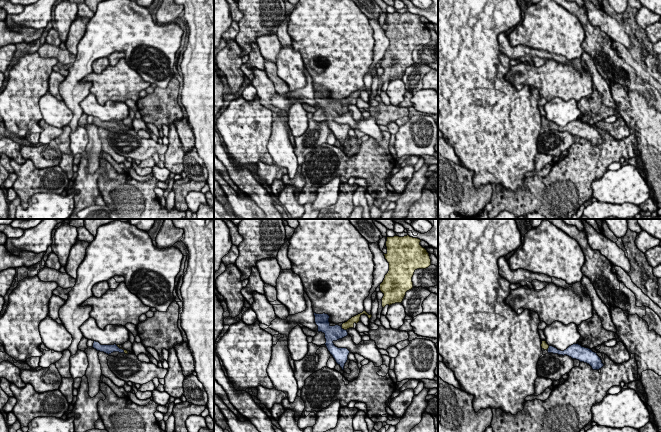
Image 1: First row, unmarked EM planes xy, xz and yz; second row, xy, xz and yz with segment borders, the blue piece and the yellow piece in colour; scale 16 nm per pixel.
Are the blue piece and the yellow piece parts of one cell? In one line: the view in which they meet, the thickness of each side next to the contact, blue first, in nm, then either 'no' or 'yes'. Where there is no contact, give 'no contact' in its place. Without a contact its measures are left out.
contact in xz; calibres 260 and 130 nm; yes

